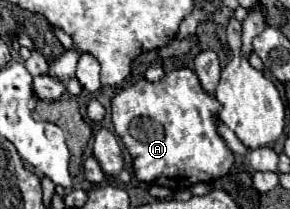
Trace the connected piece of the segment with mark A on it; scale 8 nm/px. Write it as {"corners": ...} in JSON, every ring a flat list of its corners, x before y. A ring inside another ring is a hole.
{"corners":[[189,68,169,70,157,82,143,78,111,100,113,126,133,158,137,180,171,190,213,182,231,170,235,156,217,132,219,112,219,100,203,90,197,74]]}

